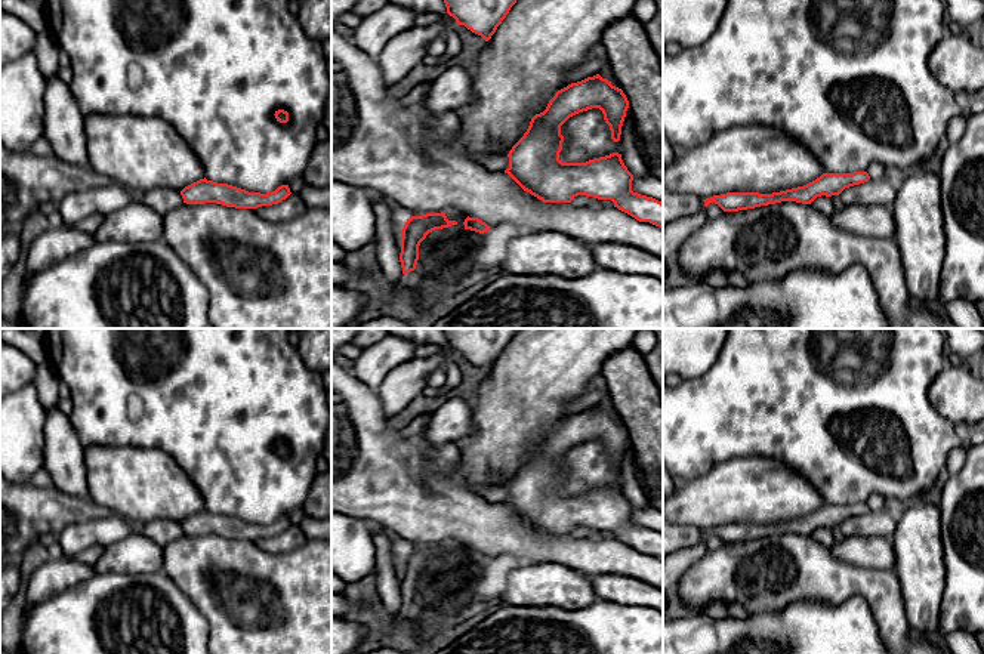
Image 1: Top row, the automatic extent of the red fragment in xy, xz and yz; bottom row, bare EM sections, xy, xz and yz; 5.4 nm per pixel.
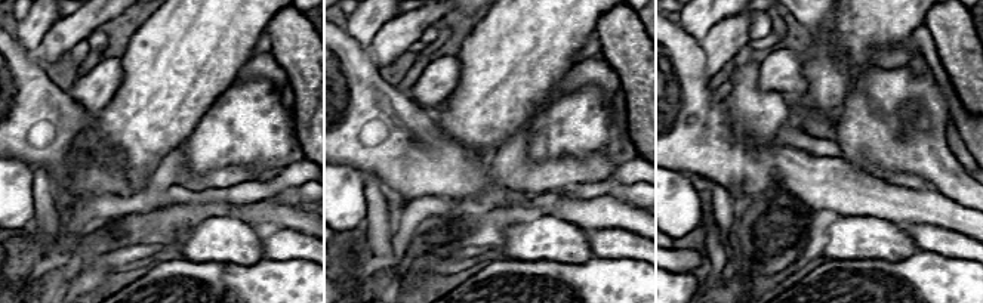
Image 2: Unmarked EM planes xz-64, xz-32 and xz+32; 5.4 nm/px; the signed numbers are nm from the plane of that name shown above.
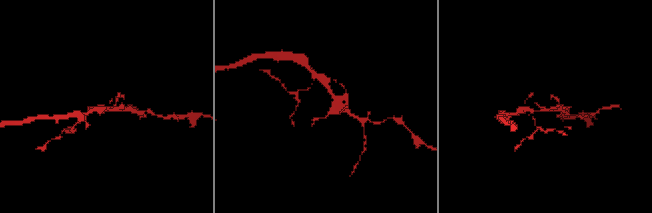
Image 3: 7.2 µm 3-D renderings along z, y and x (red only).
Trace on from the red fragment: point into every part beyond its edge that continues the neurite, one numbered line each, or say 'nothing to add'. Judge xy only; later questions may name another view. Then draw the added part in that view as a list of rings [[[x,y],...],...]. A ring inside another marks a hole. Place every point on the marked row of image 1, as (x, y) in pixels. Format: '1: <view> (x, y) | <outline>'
nothing to add

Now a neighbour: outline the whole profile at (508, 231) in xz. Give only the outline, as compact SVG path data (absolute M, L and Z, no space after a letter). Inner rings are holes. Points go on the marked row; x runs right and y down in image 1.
M503 223L502 226L499 226L499 234L506 240L510 240L519 235L527 235L527 234L537 234L537 232L540 232L540 229L528 228L528 226L516 226L510 223Z

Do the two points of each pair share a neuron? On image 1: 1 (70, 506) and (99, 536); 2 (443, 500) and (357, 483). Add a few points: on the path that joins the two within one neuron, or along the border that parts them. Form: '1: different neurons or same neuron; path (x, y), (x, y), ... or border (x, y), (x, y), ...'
1: different neurons; border (114, 514), (105, 518), (70, 523), (56, 534)
2: same neuron; path (422, 500), (378, 500)

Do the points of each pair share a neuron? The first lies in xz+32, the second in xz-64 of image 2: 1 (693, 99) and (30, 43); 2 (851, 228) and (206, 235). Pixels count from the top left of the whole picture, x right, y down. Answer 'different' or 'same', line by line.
1: different
2: same

